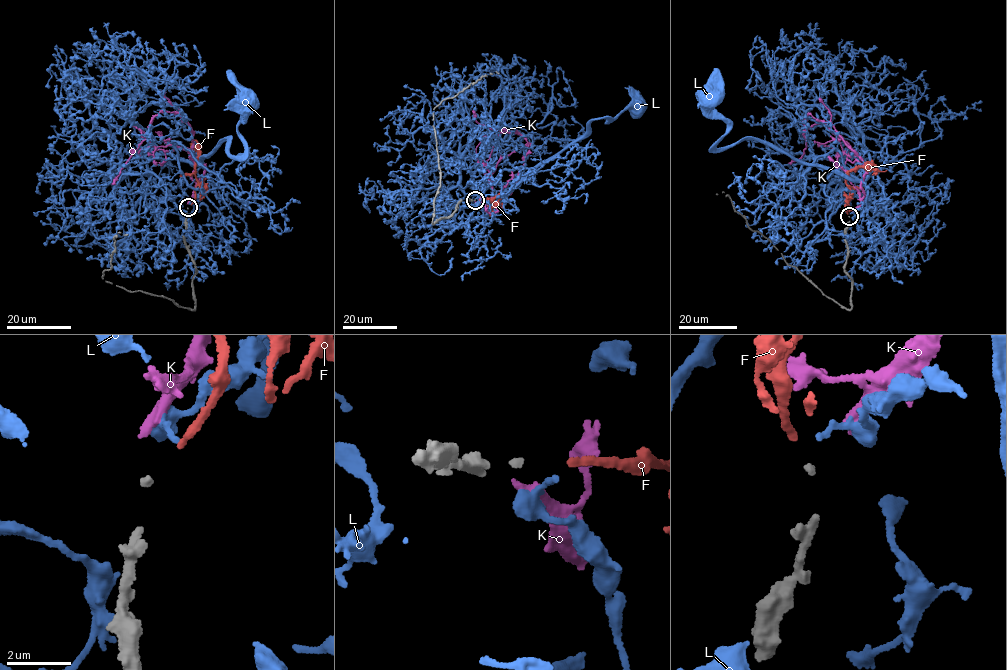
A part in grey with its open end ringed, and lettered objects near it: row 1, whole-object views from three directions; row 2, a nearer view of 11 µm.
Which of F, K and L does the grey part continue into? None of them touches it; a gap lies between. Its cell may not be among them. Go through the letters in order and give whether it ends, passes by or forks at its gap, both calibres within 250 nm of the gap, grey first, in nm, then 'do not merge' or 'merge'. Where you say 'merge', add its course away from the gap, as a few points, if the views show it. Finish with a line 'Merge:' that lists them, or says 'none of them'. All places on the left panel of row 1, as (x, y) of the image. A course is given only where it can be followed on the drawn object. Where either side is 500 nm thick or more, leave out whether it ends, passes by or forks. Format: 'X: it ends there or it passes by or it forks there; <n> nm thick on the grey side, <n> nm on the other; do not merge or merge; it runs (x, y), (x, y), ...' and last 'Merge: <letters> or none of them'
F: it ends there; 130 nm thick on the grey side, 200 nm on the other; merge; it runs (190, 205), (197, 185), (195, 161), (200, 154), (198, 145), (190, 146)
K: it ends there; 130 nm thick on the grey side, 240 nm on the other; do not merge
L: it ends there; 130 nm thick on the grey side, 180 nm on the other; do not merge
Merge: F

